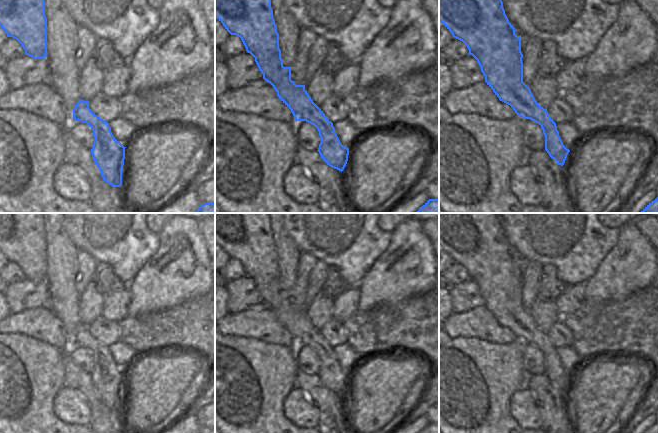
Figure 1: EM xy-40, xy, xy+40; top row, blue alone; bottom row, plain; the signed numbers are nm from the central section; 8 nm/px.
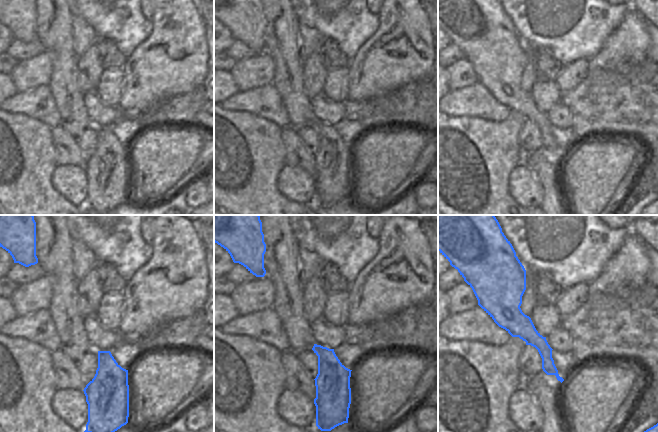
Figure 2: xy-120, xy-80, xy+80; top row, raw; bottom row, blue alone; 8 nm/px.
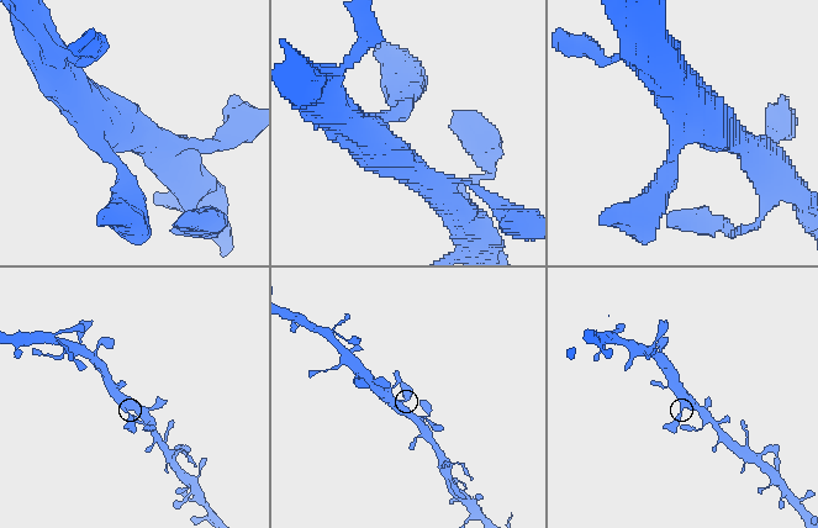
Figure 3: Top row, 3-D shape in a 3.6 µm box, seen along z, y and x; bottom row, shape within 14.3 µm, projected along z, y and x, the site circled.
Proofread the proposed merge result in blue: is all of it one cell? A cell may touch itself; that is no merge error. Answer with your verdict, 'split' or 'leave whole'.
leave whole

